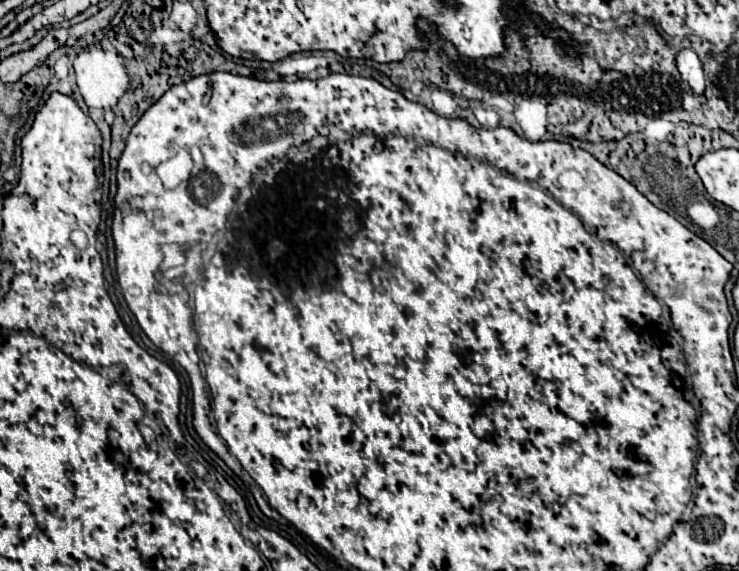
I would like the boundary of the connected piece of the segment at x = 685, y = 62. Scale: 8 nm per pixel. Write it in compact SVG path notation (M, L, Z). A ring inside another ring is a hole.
M681 49L675 57L675 63L677 63L677 71L679 71L681 79L691 87L693 95L697 95L697 91L705 91L703 65L691 49Z

